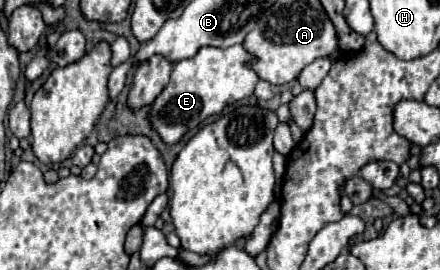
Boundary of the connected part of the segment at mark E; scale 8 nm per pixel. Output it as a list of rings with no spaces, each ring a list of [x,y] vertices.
[[[242,45],[228,49],[202,47],[192,59],[176,63],[170,83],[152,103],[152,125],[162,141],[170,145],[178,143],[186,131],[196,129],[206,117],[218,115],[226,105],[250,97],[260,81],[250,63],[254,63],[254,57]]]

